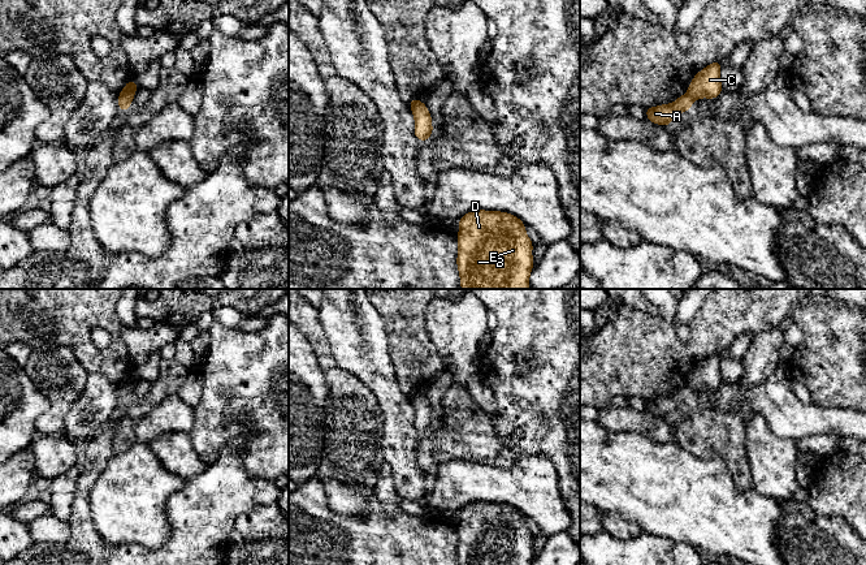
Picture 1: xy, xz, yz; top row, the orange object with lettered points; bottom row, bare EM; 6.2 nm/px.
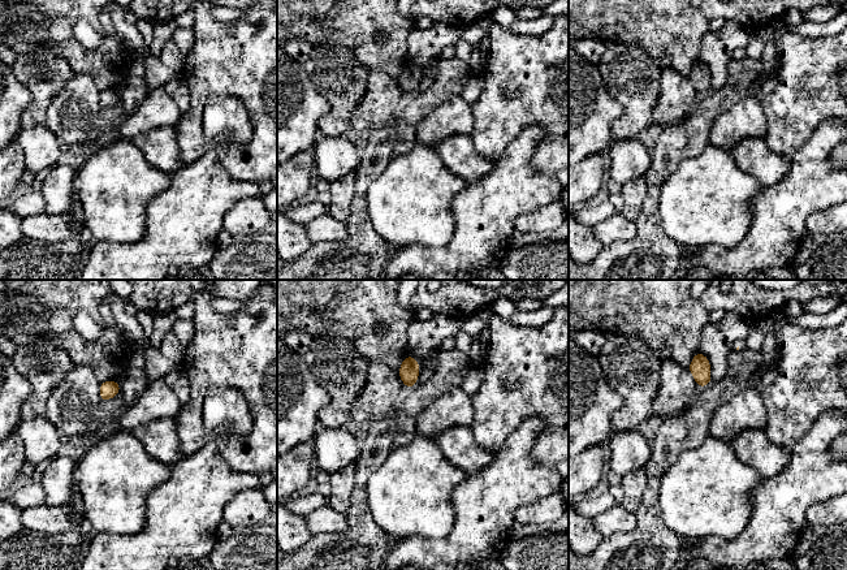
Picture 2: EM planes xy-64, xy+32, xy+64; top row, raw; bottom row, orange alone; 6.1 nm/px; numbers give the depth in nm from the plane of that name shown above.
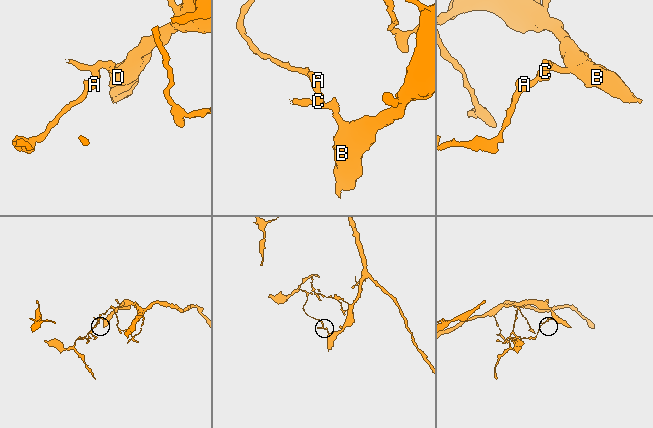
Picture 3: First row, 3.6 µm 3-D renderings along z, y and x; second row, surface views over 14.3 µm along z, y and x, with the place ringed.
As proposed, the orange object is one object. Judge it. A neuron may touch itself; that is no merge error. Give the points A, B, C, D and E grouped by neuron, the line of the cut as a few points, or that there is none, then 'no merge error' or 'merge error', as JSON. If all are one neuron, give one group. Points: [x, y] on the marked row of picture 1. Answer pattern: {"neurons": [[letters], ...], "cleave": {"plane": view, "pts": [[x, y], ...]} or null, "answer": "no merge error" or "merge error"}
{"neurons": [["A"], ["B", "C", "D", "E"]], "cleave": {"plane": "xy", "pts": [[118, 94], [122, 94], [130, 102]]}, "answer": "merge error"}

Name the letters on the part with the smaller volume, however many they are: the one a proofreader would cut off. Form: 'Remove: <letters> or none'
Remove: A

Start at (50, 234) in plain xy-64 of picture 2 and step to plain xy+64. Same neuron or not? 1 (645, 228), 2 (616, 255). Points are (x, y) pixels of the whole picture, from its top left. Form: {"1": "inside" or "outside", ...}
{"1": "outside", "2": "outside"}

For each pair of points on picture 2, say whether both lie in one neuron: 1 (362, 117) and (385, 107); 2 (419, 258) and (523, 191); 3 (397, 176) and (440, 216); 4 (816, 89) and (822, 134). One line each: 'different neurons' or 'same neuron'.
1: same neuron
2: same neuron
3: same neuron
4: different neurons

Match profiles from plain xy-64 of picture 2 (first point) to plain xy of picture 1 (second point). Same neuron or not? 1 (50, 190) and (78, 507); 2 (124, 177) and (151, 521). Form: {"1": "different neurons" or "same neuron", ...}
{"1": "different neurons", "2": "same neuron"}

